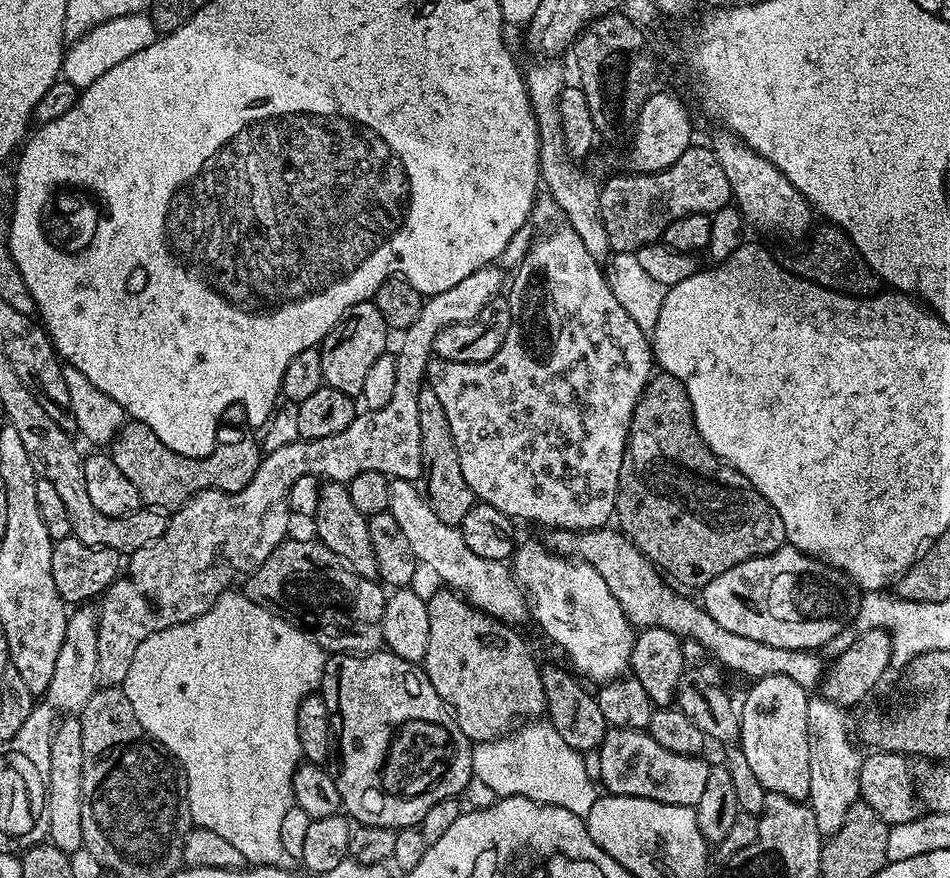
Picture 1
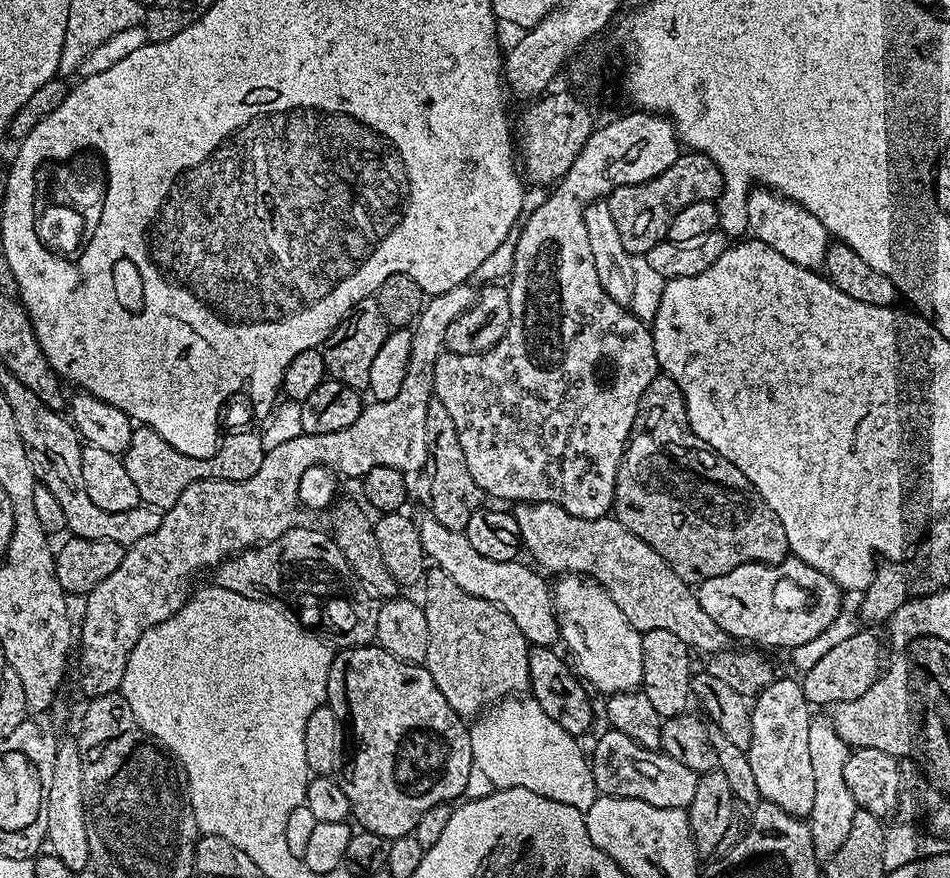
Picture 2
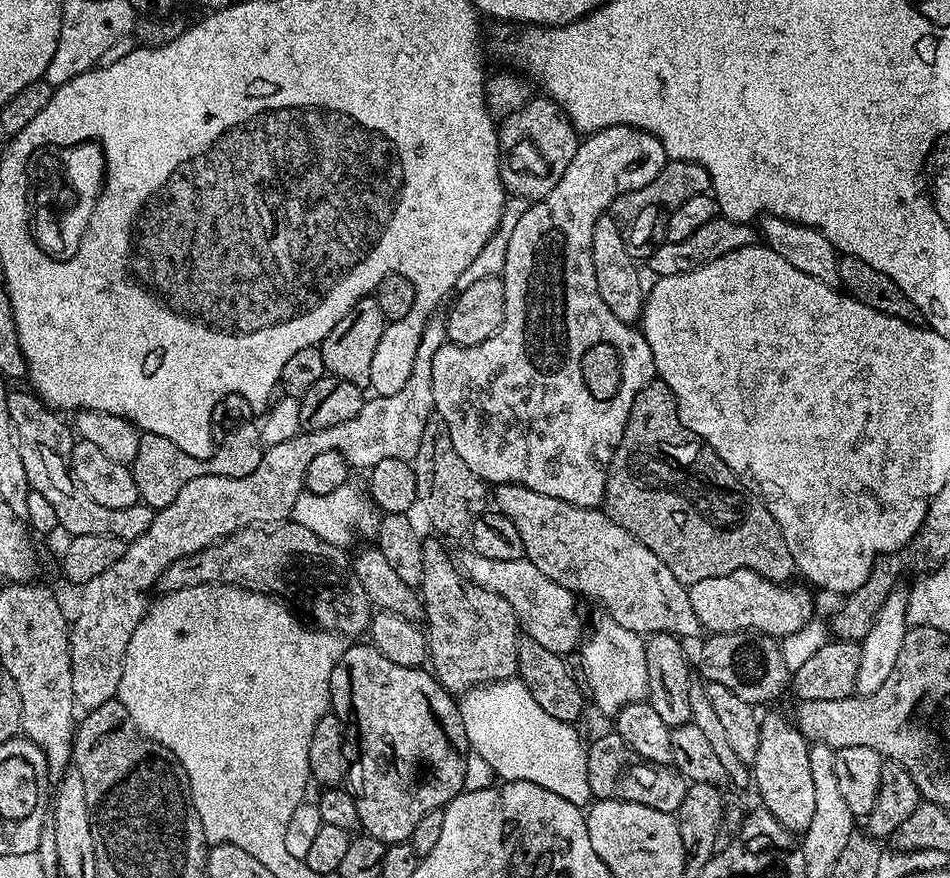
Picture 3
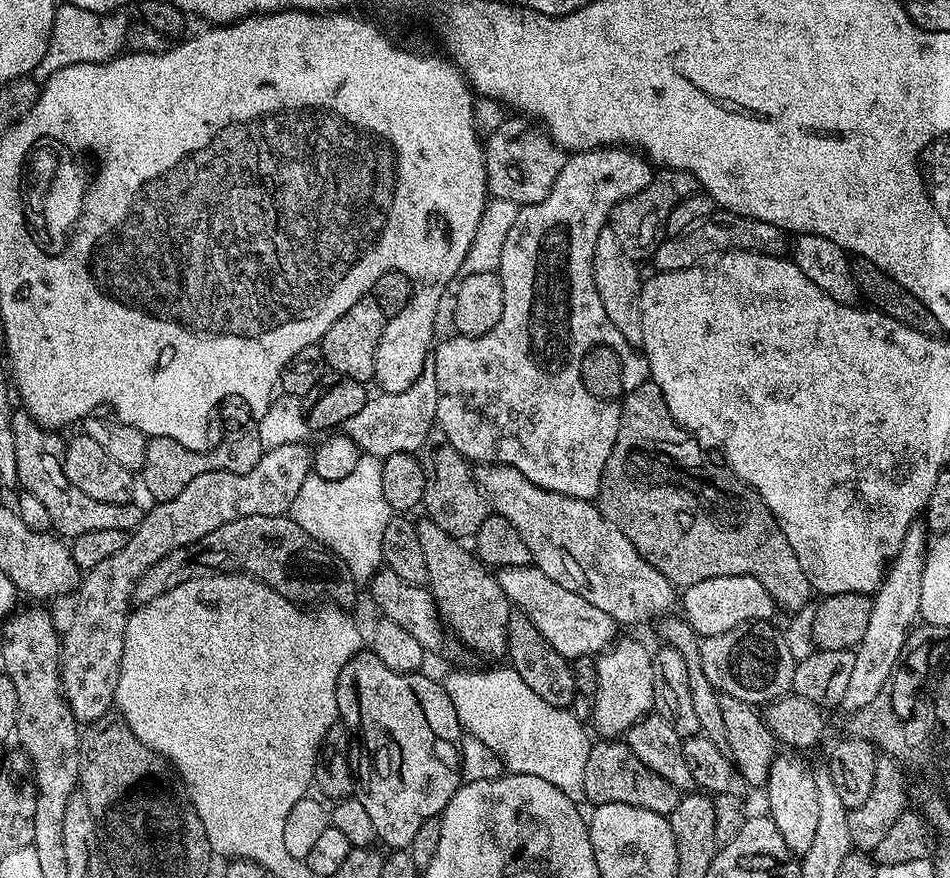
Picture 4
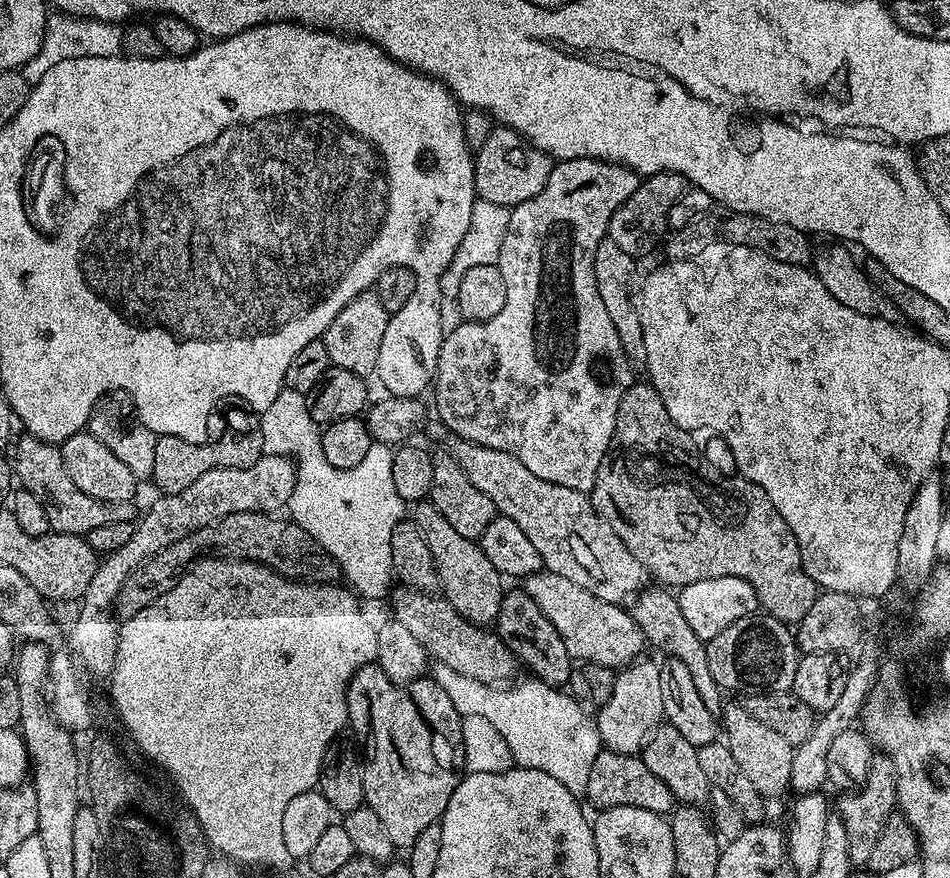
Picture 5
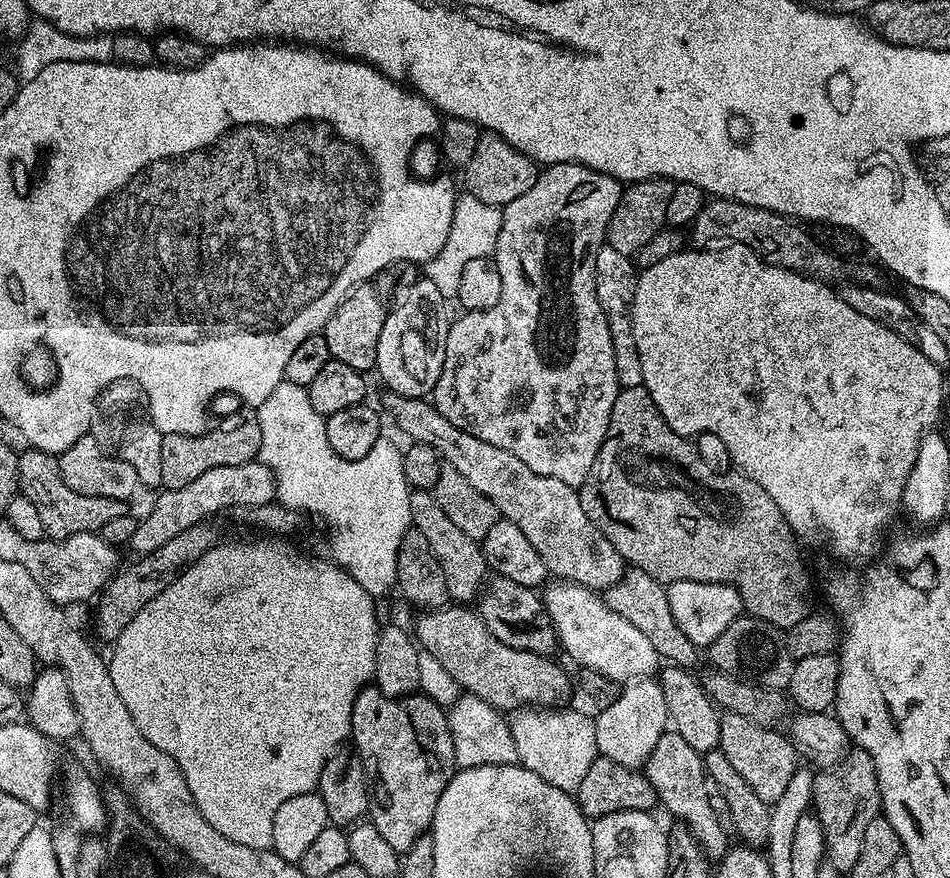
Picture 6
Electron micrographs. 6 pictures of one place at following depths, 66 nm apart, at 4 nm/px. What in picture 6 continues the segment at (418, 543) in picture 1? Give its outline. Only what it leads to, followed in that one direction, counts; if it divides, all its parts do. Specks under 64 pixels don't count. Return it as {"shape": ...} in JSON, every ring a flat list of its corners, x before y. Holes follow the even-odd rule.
{"shape":[[556,582,547,592,545,589,544,601,561,649,564,648,579,667,592,668,619,684,657,675,662,657,654,650,654,646,650,646,646,634,610,610,603,597,595,591,571,582]]}

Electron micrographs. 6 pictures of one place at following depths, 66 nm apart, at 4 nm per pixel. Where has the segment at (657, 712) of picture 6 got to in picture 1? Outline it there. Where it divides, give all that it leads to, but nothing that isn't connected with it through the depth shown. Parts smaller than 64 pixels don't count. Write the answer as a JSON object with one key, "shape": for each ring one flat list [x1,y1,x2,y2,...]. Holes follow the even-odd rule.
{"shape":[[528,540,517,543,510,569,527,593,531,619,536,619,541,630,572,659,571,667,585,681,618,680,629,671,634,628,594,566,585,560,557,556,547,543]]}

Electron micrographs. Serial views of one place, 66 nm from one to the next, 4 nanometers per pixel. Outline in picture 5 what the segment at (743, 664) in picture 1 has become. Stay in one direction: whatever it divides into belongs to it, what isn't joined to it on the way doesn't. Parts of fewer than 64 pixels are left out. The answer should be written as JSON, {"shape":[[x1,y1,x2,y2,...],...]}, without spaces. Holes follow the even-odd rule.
{"shape":[[453,437,451,442,448,450,462,466,467,478,490,498,499,515,513,520,526,534,526,538,530,538,530,543,538,549,547,571,561,575,574,586,600,598,602,602,623,605,644,591,650,580,647,570,642,566,642,562,638,562,638,558,634,558,634,554,630,554,630,550,626,550,626,546,622,546,622,538,618,538,618,534,614,534,614,530,610,530,610,526,606,526,600,519,599,514,593,510,587,493,538,478,537,475,531,474,518,458,506,454,505,451,478,446,460,437]]}

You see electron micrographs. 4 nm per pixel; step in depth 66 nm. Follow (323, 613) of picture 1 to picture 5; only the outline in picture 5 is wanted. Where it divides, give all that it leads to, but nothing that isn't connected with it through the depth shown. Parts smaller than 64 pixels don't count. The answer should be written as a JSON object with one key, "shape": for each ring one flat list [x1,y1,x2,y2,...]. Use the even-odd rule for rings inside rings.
{"shape":[[239,512,226,514,226,518,218,518,190,534,186,538,178,538,178,542,170,542,166,550,158,550,146,562,139,564,126,578,122,590,116,596,114,609,117,617,127,618,138,614,138,610,146,610,154,598,162,598,174,582,184,575,197,560,215,558,217,560,252,560,255,564,265,564,278,575,288,580,311,582,313,584,331,584,341,579,340,568,333,556,328,555,317,544,316,539,302,526,298,526,291,518,279,520,281,517,266,512]]}

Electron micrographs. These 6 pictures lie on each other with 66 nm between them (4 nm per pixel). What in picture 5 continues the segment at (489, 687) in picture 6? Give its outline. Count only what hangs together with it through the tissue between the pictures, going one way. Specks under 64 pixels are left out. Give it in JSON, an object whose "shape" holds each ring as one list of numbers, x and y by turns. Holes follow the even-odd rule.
{"shape":[[396,586,391,589,391,600,391,615,398,622,402,622,402,626,406,626,406,630,410,630,410,634,414,634,418,642,422,642,422,646,435,663,450,666,450,669,456,670,458,674,486,684,503,681,503,676,510,675,512,667,517,667,516,657,495,631,464,620,443,595]]}

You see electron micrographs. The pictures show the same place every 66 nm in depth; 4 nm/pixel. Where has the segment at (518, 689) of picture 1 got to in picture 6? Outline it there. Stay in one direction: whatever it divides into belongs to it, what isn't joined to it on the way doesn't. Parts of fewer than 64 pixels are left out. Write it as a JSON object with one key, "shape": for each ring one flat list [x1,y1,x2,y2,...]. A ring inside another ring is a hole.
{"shape":[[410,491,410,518,412,527,425,536,434,558,438,558,438,566,442,566,442,574,446,574,449,597,456,602,475,601,490,572,488,563,484,560,483,547,477,541,466,538,466,534,462,534,462,530,458,530,458,526,454,526,454,522,450,522,450,518,442,510,442,506,438,506,431,491]]}

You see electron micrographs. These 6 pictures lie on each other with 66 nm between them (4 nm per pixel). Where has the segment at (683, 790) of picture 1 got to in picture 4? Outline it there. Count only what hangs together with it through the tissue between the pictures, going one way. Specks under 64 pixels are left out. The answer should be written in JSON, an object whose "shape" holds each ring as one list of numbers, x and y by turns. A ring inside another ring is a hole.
{"shape":[[604,738,593,743,586,761,584,800,589,805,625,804,642,810,654,810,654,814,669,816,678,806,682,792,662,774,650,770,642,762,638,762,638,754,630,750,630,746,620,738]]}

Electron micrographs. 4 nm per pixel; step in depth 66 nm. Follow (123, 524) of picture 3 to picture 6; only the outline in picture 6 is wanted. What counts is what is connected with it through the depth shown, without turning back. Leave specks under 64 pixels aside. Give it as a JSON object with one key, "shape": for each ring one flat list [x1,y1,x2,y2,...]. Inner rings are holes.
{"shape":[[27,451,19,453,20,492,30,498,30,502,34,502,38,514,42,517,45,537,65,540,83,532,99,533,100,528,106,526,106,522,129,515,129,505,123,500,94,498,90,494,78,494,78,490,70,490,70,486,66,486,62,478,59,459,53,453]]}

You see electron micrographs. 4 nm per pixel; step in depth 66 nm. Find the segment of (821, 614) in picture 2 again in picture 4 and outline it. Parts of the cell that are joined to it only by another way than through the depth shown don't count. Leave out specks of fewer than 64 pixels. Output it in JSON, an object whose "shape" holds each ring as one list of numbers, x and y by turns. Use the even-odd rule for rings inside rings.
{"shape":[[719,576,706,578,706,582,694,582,683,589,682,608,683,604,684,619,701,638,723,634,725,630,734,630,734,626,771,621,772,615,778,612,766,586,762,586,758,578,749,576]]}

